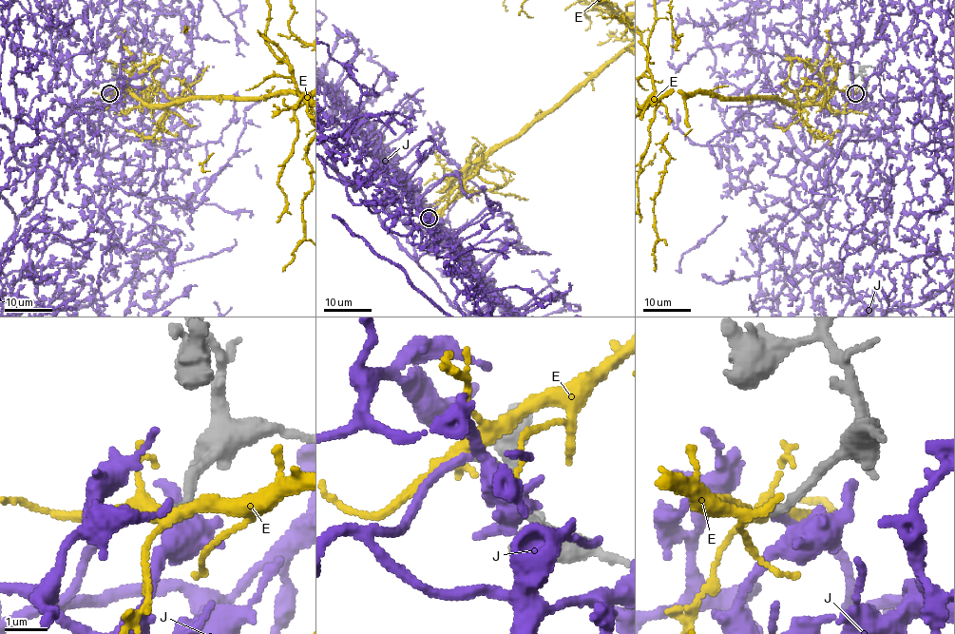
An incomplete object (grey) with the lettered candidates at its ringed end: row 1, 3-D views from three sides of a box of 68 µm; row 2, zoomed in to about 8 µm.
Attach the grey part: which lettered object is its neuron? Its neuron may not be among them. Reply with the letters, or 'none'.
J

